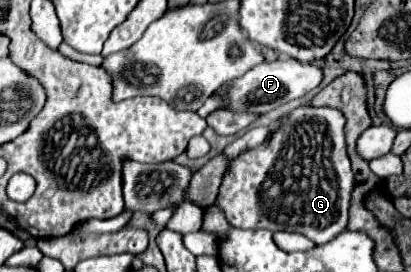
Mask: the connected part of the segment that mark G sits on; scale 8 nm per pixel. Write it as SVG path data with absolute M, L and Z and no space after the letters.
M298 107L294 111L290 111L286 117L282 117L278 121L278 129L274 131L272 139L268 145L260 145L252 151L246 151L244 155L240 155L230 171L226 173L226 177L222 179L222 185L220 185L220 193L218 193L218 199L216 199L216 205L226 213L226 219L232 227L238 227L238 229L268 229L268 231L296 231L296 233L302 233L306 235L308 239L312 239L316 245L322 245L322 243L328 243L330 239L334 239L336 235L340 235L342 231L346 231L346 223L348 223L348 205L350 205L350 193L354 189L354 177L352 177L352 169L350 169L350 159L346 155L346 141L344 141L344 115L338 111L338 109L332 109L332 107Z

